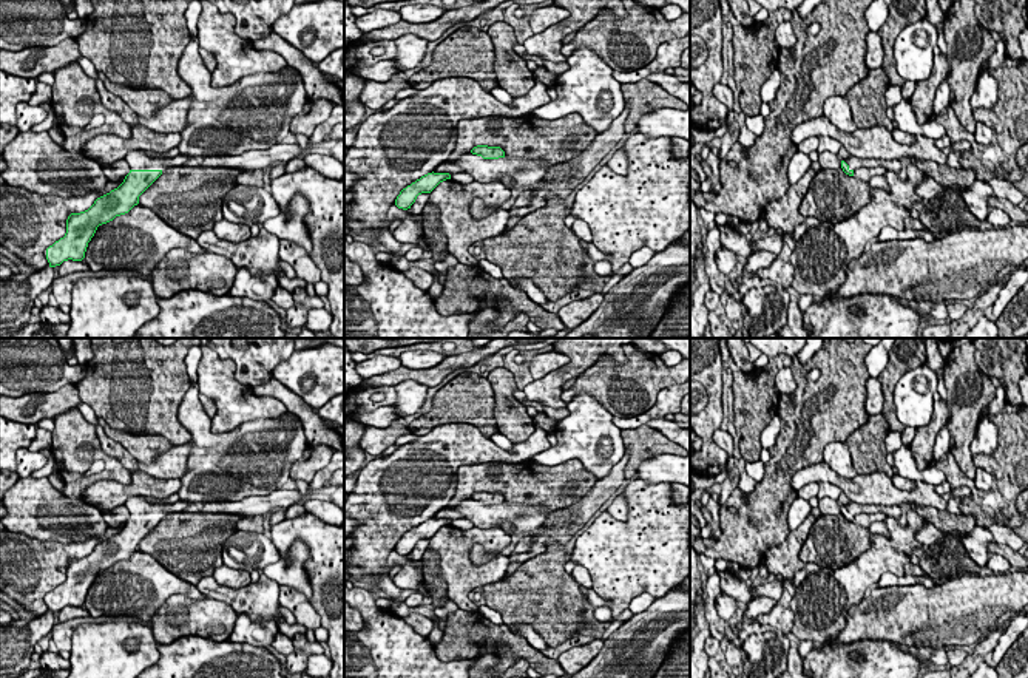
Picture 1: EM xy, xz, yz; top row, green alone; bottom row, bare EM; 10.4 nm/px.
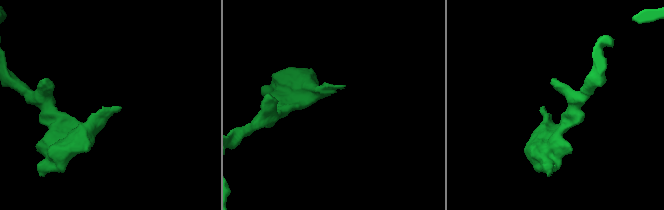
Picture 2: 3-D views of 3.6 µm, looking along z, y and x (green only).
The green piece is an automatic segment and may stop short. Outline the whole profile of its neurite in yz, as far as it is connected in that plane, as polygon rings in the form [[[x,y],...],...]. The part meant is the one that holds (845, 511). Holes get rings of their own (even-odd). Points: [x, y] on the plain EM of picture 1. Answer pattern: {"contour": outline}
{"contour": [[[849,502],[846,507],[841,507],[841,514],[849,522],[854,522],[854,517],[861,513],[866,514],[883,513],[888,517],[898,519],[901,516],[901,508],[900,505],[871,505],[857,502]]]}

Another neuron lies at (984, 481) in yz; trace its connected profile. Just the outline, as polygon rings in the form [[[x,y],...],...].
[[[977,468],[976,470],[976,477],[974,477],[974,485],[979,491],[991,491],[994,477],[991,473],[988,473],[986,470]]]

